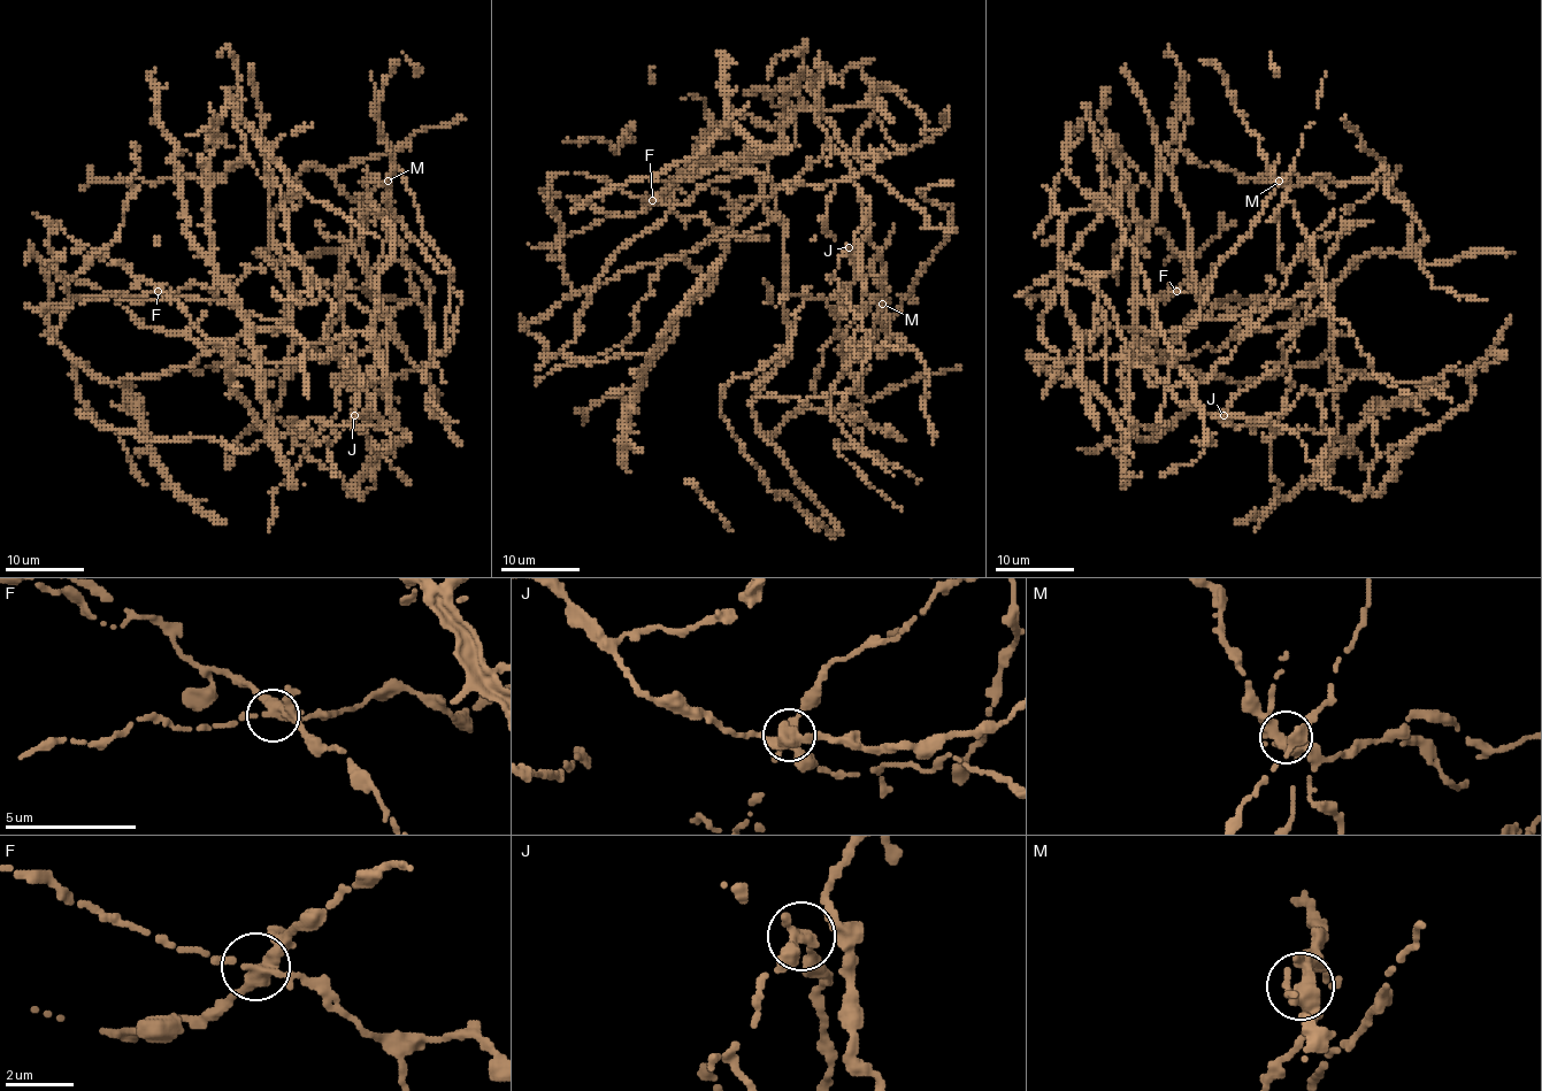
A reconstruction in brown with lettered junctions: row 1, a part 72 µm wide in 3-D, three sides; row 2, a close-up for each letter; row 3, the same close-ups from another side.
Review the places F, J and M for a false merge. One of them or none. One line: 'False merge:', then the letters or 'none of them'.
False merge: J

